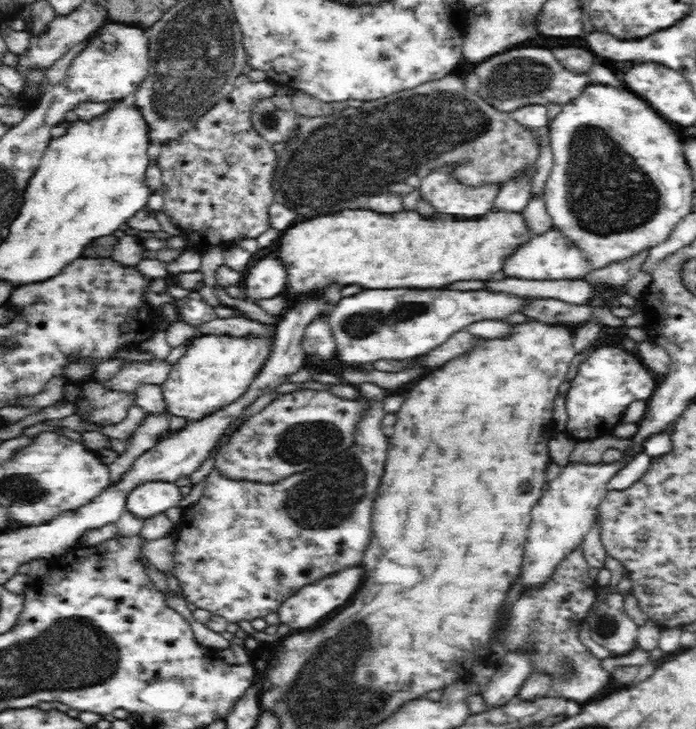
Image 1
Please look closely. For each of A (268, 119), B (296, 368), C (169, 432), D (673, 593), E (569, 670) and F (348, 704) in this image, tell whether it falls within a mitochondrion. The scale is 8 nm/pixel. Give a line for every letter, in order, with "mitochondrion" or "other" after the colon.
A: mitochondrion
B: other
C: other
D: other
E: mitochondrion
F: mitochondrion

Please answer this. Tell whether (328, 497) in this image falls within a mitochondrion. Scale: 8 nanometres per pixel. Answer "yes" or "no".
yes

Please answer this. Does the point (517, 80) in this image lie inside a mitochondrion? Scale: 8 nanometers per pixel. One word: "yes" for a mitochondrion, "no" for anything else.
yes

